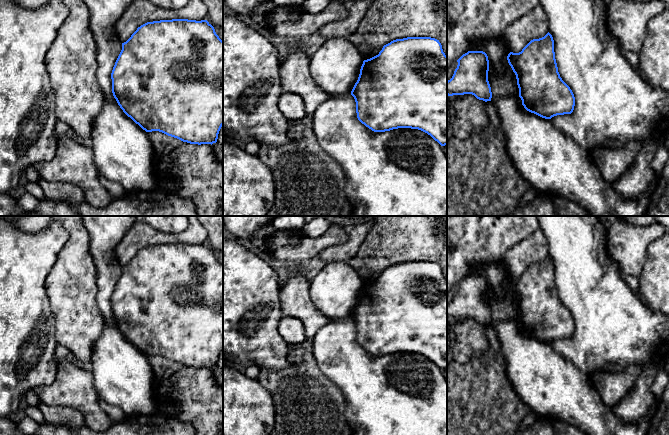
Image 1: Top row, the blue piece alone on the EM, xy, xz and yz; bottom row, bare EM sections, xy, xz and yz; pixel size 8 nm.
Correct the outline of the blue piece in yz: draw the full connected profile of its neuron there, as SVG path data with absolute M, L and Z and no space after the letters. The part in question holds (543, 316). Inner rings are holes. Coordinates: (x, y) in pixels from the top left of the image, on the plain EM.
M549 256L542 262L531 264L521 276L510 276L507 284L516 299L519 321L527 335L545 343L573 336L575 321L560 301L555 283L554 264Z

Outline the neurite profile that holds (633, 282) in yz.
M622 274L624 281L632 288L633 292L640 295L639 278L631 275Z

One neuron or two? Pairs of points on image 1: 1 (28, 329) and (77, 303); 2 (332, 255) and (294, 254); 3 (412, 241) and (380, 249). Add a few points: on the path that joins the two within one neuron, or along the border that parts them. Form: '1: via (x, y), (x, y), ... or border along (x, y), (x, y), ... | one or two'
1: border along (47, 293), (54, 317), (56, 339) | two
2: border along (340, 244), (326, 247), (317, 256) | two
3: via (404, 241), (388, 242) | one

